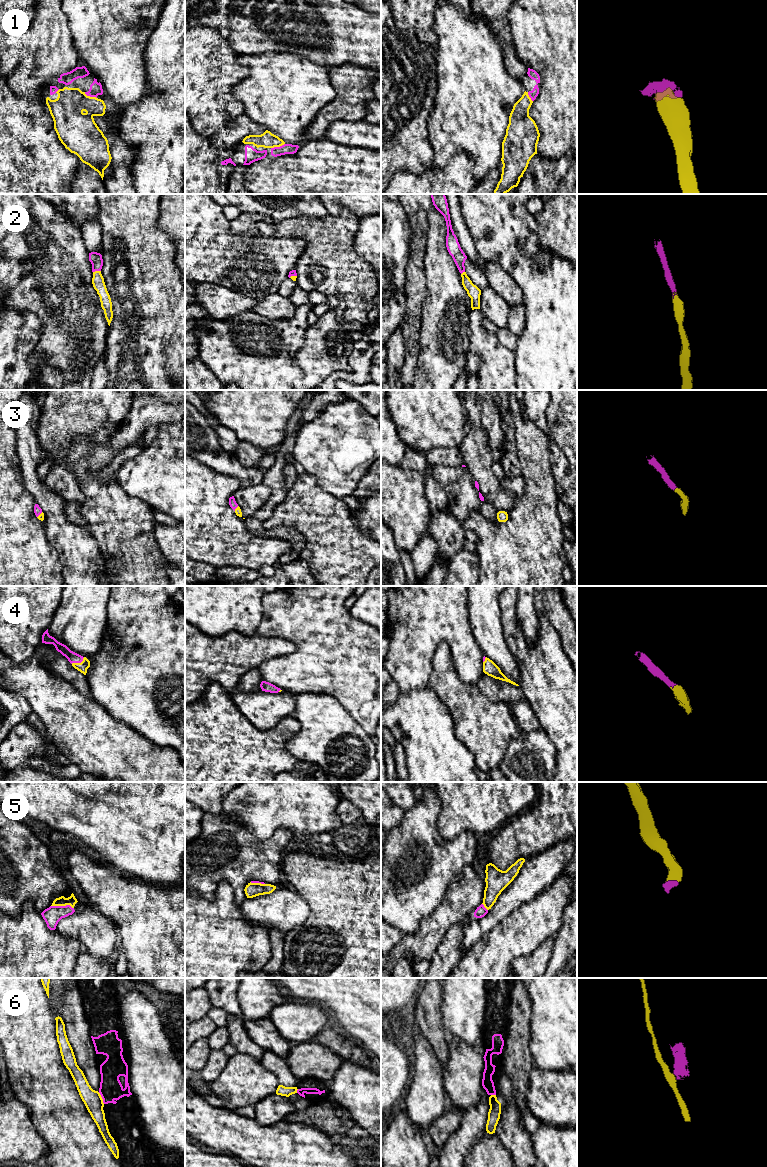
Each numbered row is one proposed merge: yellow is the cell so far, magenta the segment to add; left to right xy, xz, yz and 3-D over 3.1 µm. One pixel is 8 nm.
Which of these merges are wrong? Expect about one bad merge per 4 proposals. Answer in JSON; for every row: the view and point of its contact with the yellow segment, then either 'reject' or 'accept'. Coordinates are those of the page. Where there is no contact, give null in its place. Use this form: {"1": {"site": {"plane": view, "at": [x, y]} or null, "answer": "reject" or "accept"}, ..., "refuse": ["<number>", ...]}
{"1": {"site": {"plane": "xz", "at": [277, 146]}, "answer": "accept"}, "2": {"site": {"plane": "xy", "at": [96, 271]}, "answer": "accept"}, "3": {"site": {"plane": "xy", "at": [39, 515]}, "answer": "accept"}, "4": {"site": {"plane": "xy", "at": [78, 663]}, "answer": "accept"}, "5": {"site": {"plane": "xy", "at": [62, 905]}, "answer": "accept"}, "6": {"site": {"plane": "xy", "at": [101, 1098]}, "answer": "reject"}, "refuse": ["6"]}

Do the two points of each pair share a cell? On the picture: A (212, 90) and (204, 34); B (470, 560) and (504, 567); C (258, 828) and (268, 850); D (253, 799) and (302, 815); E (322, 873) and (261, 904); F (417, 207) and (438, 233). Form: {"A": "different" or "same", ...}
{"A": "same", "B": "different", "C": "different", "D": "same", "E": "different", "F": "different"}

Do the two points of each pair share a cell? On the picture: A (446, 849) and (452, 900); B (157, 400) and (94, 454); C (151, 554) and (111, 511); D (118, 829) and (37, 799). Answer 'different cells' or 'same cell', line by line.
A: different cells
B: same cell
C: same cell
D: same cell

